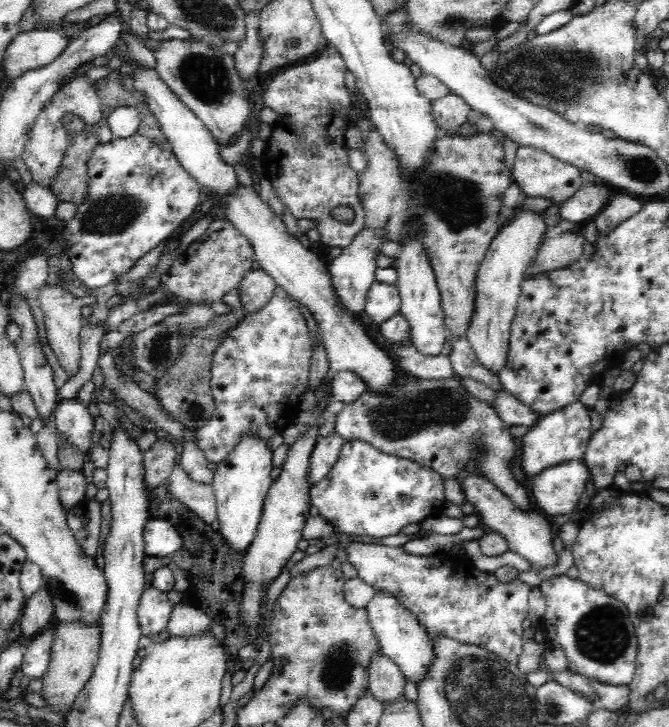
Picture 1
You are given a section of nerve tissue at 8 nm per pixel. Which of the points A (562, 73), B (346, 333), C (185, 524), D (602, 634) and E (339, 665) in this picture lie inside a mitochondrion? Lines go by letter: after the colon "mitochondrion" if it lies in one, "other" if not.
A: mitochondrion
B: other
C: other
D: mitochondrion
E: mitochondrion

